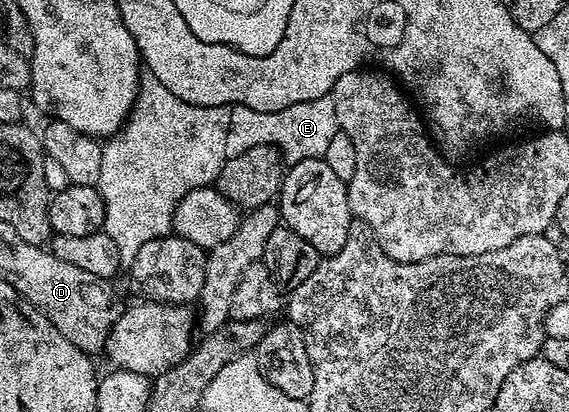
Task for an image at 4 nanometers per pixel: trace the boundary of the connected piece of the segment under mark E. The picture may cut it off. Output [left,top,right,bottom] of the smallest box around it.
[226,95,340,164]

